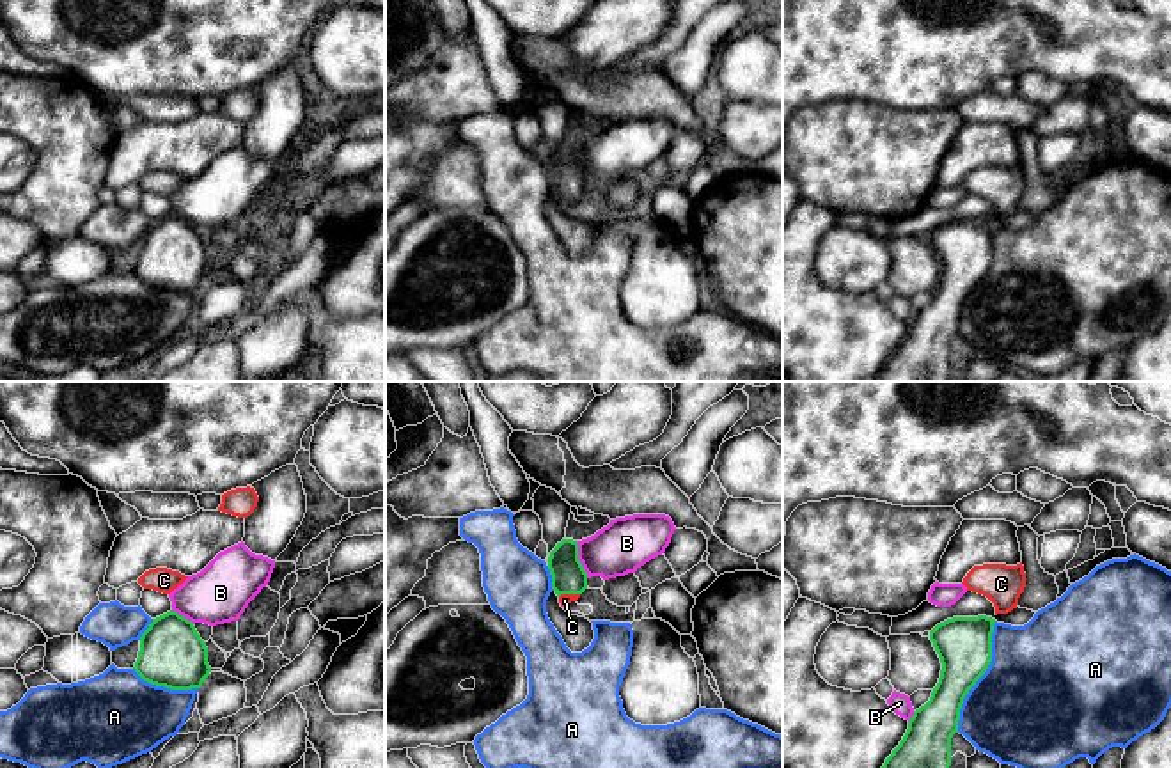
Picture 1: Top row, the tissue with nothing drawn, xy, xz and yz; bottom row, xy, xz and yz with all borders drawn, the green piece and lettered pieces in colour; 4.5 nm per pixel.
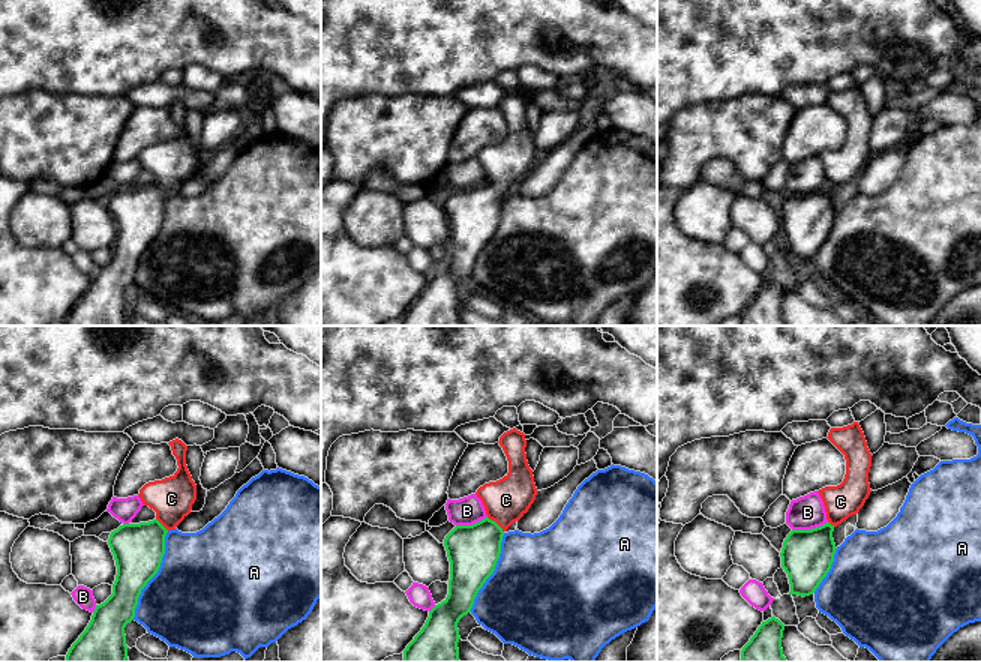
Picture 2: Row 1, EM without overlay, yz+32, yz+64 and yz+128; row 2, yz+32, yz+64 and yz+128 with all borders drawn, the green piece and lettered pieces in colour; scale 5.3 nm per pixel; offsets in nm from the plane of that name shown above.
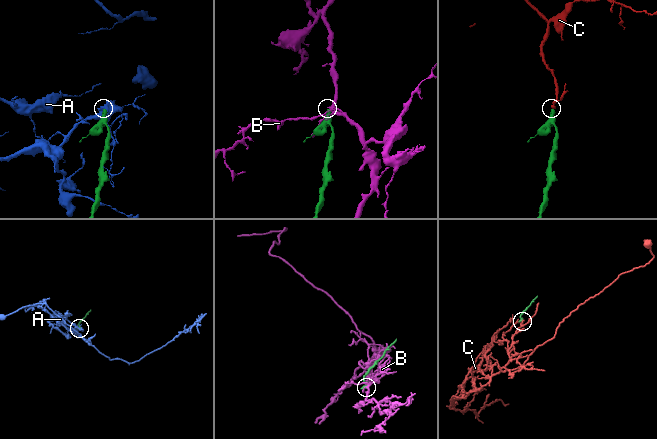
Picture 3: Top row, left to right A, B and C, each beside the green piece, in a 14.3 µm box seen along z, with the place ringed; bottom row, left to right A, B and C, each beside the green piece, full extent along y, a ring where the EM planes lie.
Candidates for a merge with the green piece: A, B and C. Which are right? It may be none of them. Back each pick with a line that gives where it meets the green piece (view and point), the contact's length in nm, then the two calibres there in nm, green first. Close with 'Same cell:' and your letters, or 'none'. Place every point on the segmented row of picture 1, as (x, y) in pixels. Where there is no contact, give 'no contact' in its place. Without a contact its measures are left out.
C: xz (568, 593) | 100 nm | 160/50 nm
Same cell: C

